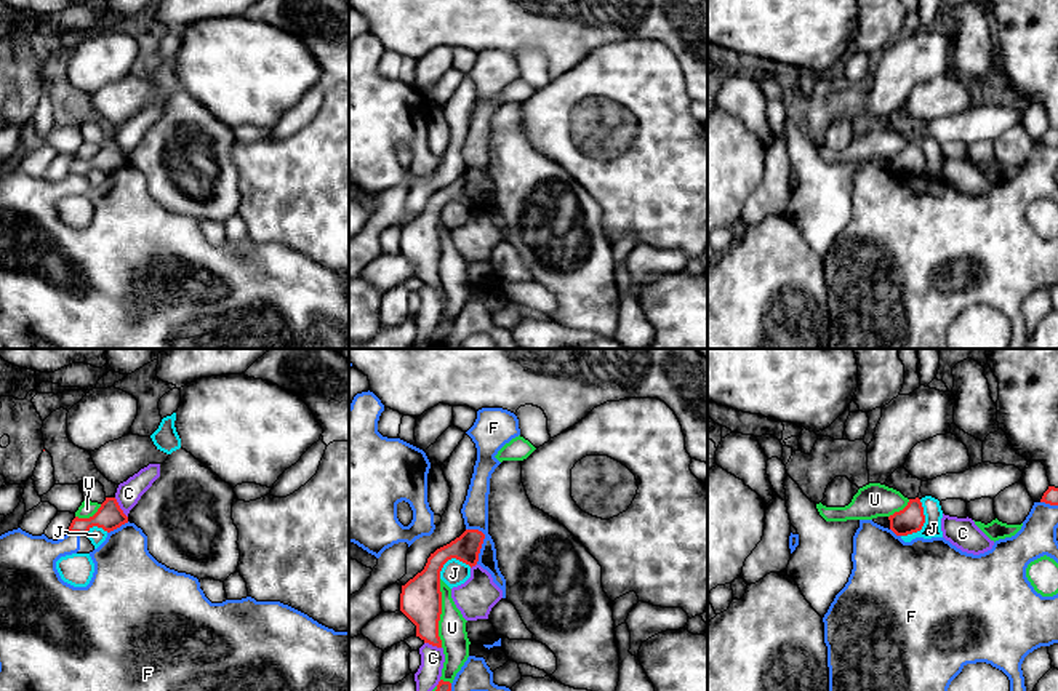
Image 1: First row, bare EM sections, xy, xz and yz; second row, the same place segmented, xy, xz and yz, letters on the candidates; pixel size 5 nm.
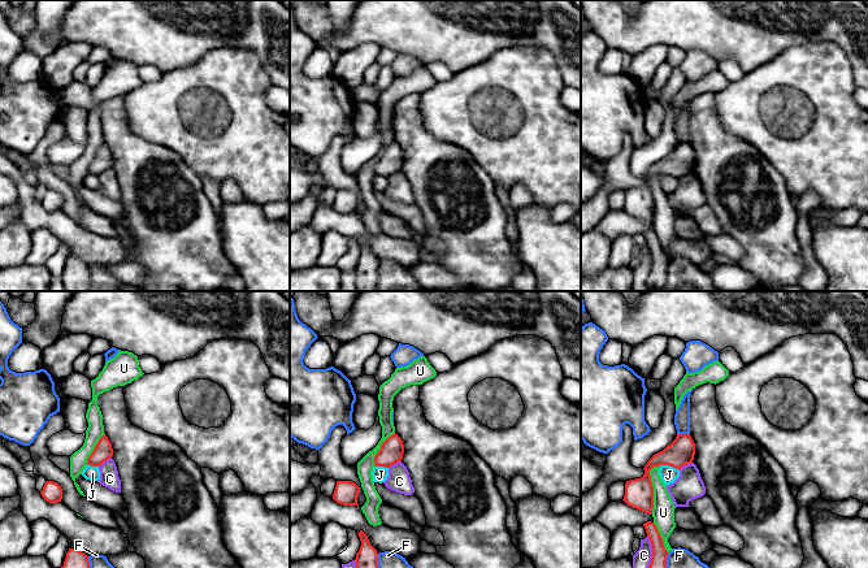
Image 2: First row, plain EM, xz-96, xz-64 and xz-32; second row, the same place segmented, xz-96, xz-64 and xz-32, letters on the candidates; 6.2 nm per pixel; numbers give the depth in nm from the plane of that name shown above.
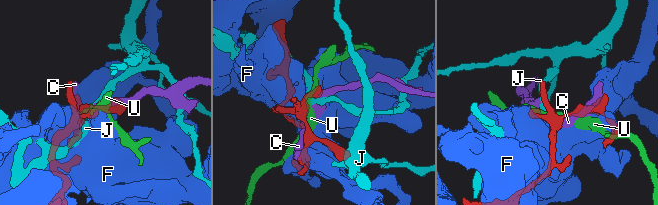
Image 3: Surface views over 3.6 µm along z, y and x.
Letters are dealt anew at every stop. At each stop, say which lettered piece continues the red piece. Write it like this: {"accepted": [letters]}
{"accepted": []}

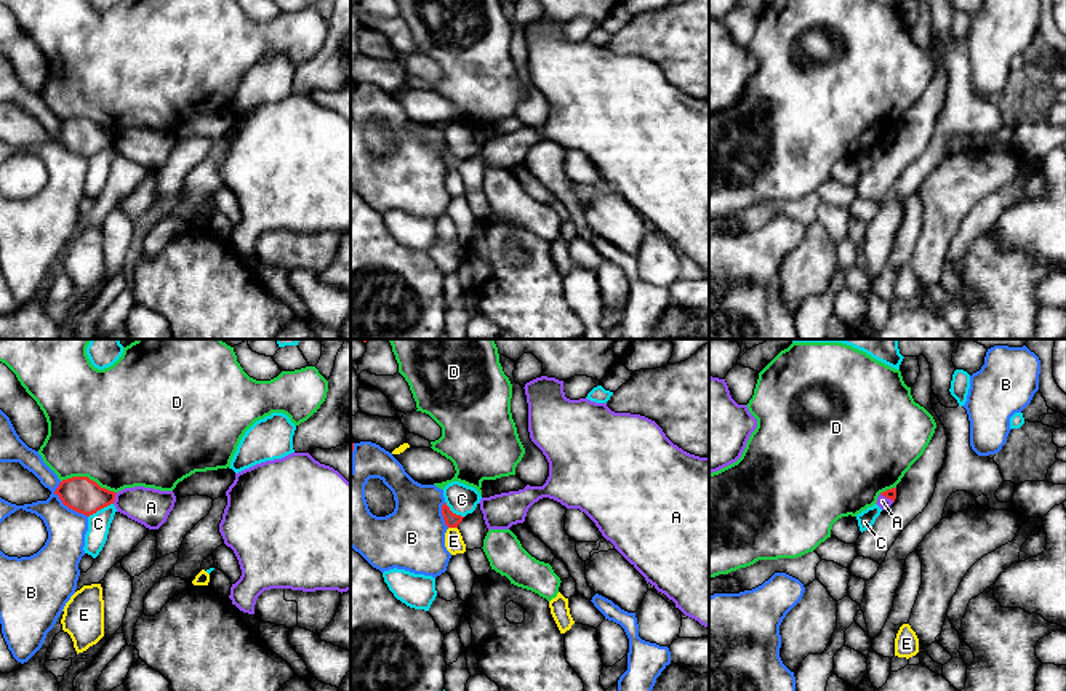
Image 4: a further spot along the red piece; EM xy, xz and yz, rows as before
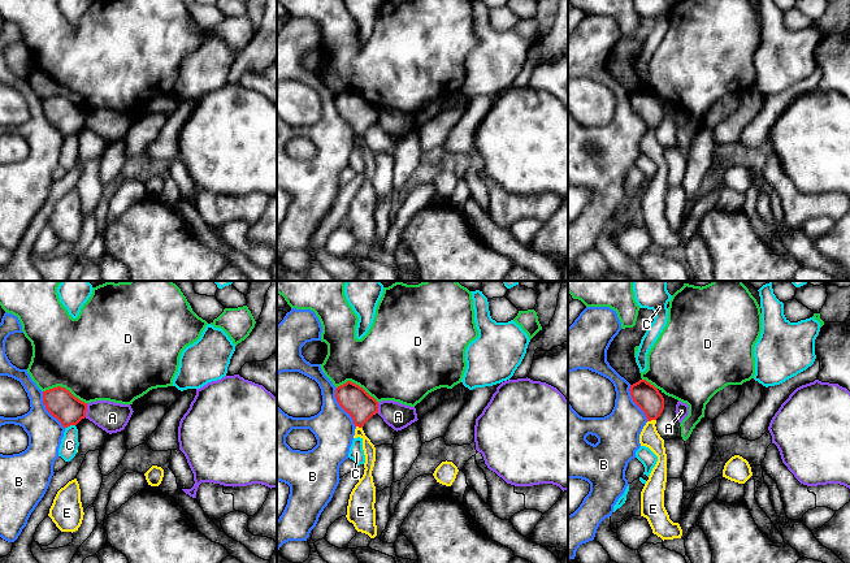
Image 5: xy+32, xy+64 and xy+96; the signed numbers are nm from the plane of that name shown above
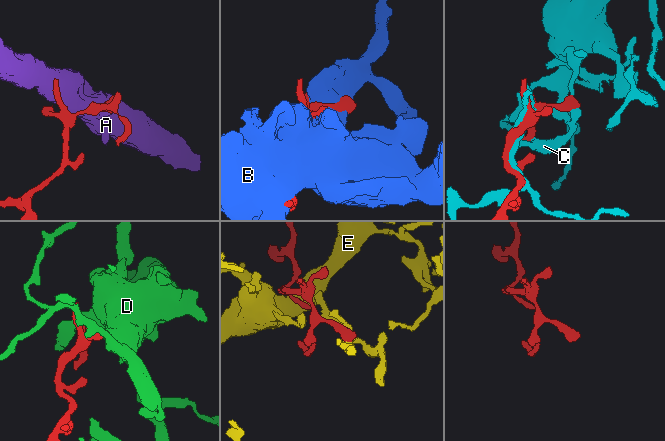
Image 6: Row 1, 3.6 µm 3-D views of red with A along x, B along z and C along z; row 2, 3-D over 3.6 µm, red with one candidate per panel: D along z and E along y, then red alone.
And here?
{"accepted": []}

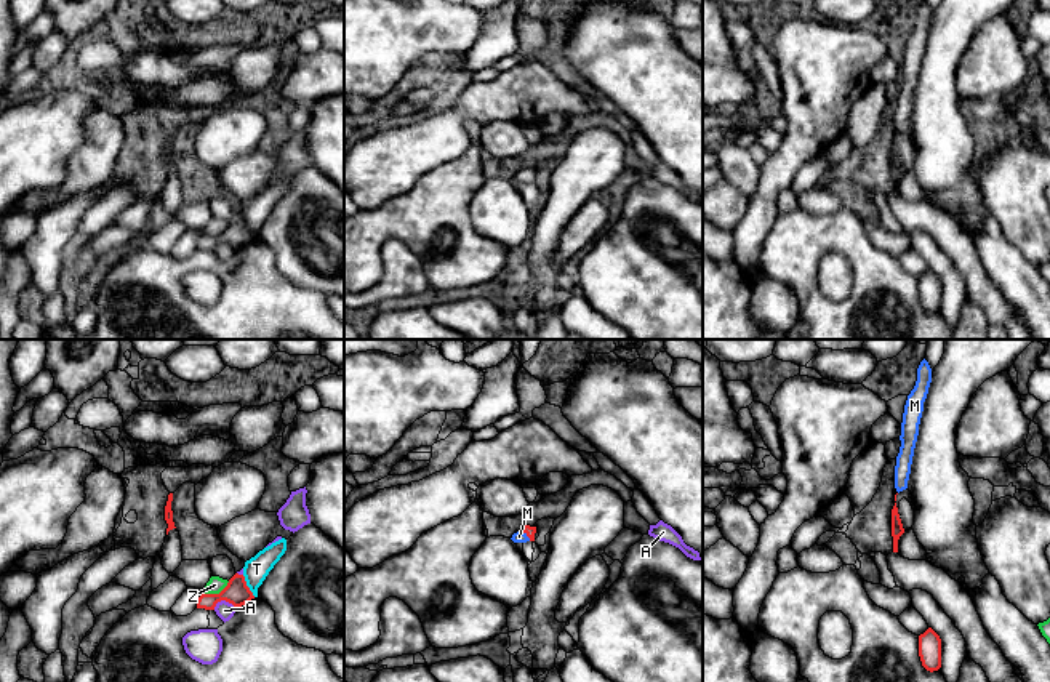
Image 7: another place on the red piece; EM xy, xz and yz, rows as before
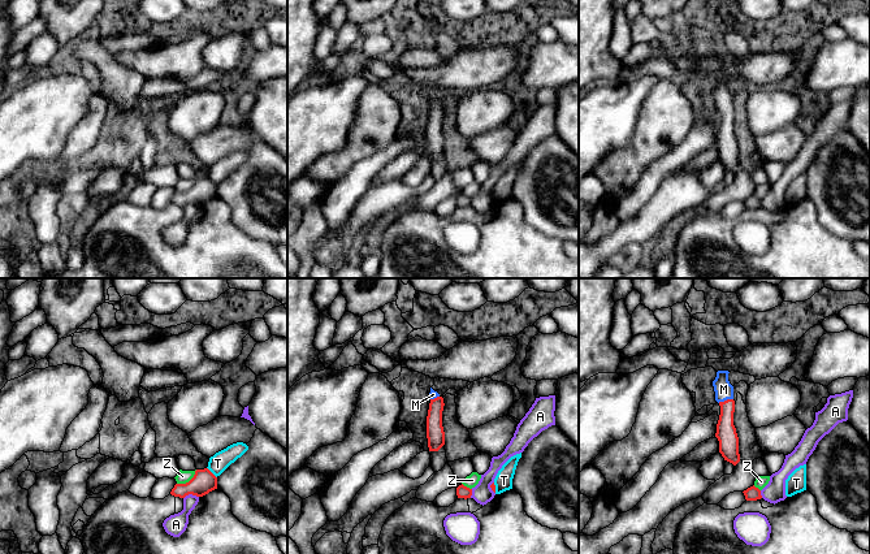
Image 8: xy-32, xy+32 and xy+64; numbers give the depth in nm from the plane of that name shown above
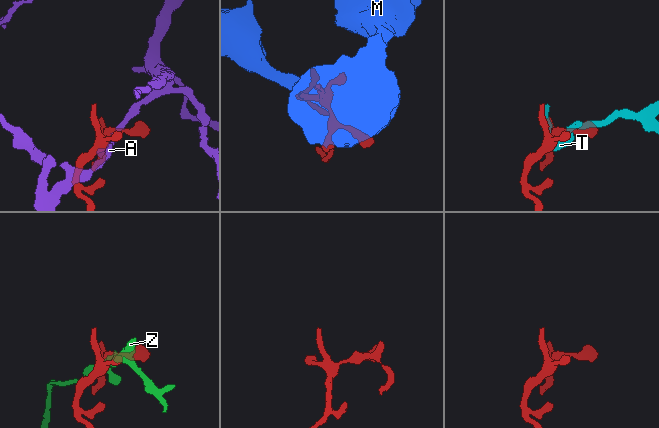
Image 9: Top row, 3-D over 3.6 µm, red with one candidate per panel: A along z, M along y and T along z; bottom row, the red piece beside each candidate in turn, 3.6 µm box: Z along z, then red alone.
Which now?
{"accepted": ["M"]}

